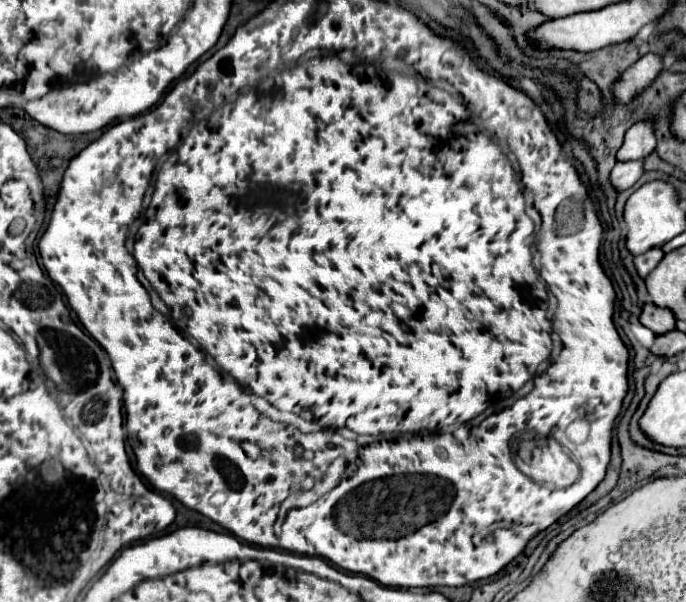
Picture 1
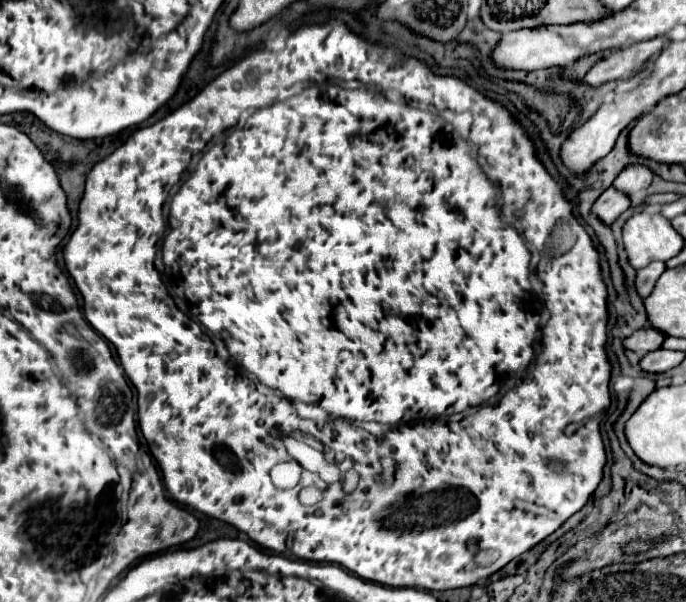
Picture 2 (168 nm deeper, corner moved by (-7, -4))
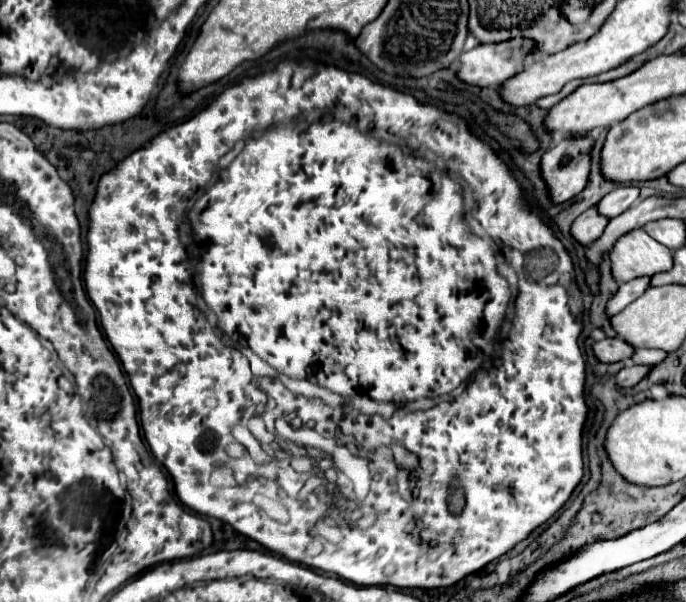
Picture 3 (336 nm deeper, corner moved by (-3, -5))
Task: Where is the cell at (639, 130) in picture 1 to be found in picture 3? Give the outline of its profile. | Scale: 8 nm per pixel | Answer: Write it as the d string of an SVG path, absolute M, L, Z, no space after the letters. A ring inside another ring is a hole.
M619 186L619 188L611 190L609 194L605 194L601 198L597 208L603 216L615 218L621 212L625 212L637 198L639 198L639 188L637 186Z

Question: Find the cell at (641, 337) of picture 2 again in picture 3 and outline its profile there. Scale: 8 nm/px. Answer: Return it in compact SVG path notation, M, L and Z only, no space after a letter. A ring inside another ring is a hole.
M605 338L601 342L595 342L593 350L601 362L619 362L635 354L635 348L619 338Z

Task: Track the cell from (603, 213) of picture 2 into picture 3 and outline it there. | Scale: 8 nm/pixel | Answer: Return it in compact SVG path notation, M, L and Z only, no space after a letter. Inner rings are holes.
M591 206L589 210L585 210L585 212L573 222L571 234L573 234L573 238L575 238L577 242L581 242L581 244L591 244L591 242L595 242L595 240L603 234L603 230L605 230L607 224L609 224L609 218L601 216L601 214L597 212L597 206Z

